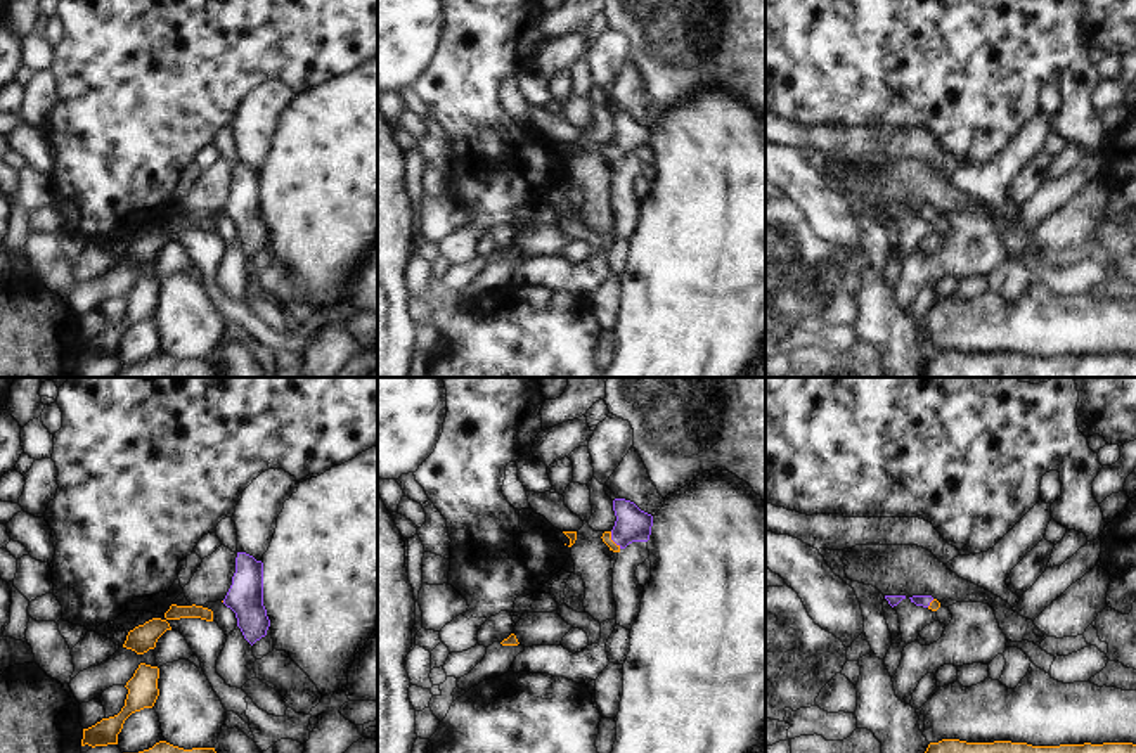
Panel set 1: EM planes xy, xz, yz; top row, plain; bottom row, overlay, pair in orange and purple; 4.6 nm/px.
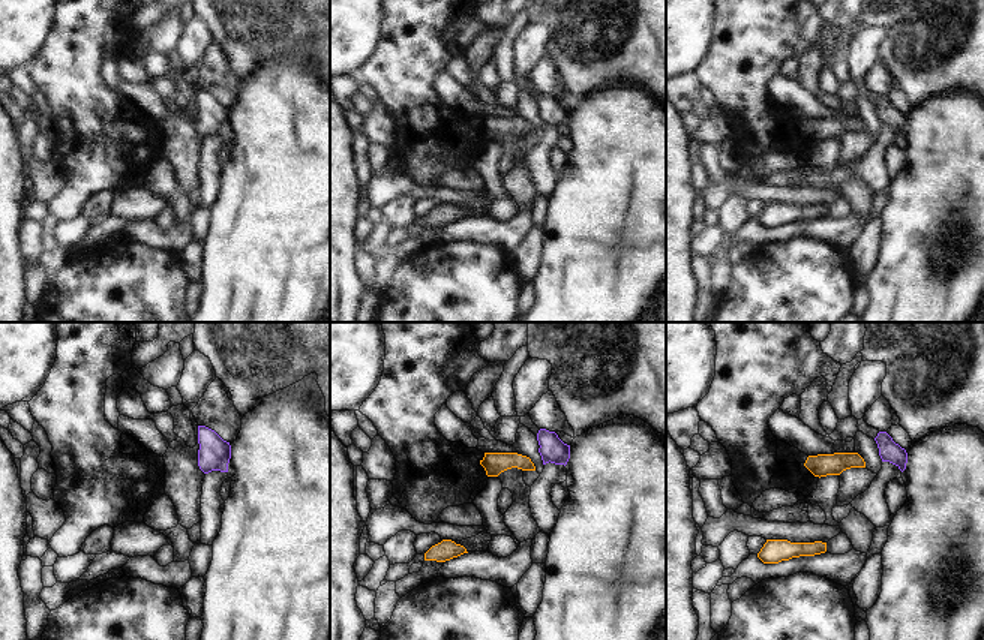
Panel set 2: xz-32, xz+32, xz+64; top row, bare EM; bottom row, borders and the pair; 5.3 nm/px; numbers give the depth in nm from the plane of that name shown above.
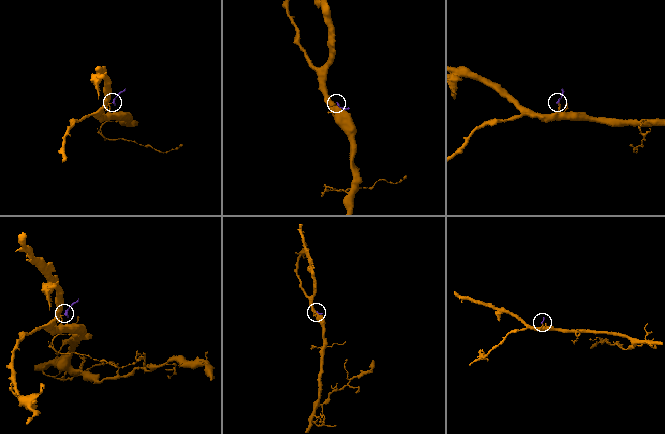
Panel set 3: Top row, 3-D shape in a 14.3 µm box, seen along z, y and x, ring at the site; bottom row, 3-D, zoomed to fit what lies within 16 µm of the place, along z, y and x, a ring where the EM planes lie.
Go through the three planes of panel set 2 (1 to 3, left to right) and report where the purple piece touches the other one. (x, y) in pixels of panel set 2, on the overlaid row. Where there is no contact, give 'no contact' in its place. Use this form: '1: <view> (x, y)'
1: no contact
2: no contact
3: no contact

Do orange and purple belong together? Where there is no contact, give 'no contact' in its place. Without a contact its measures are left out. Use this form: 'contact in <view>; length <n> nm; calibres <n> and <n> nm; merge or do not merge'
contact in xz; length 90 nm; calibres 50 and 160 nm; merge

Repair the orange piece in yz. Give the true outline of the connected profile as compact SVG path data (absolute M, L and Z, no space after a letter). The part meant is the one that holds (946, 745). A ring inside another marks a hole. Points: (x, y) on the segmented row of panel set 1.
M942 739L930 743L925 753L1136 753L1133 743L1103 743L1103 744L1060 744L1032 746L1027 743L994 741L966 743L959 739Z

